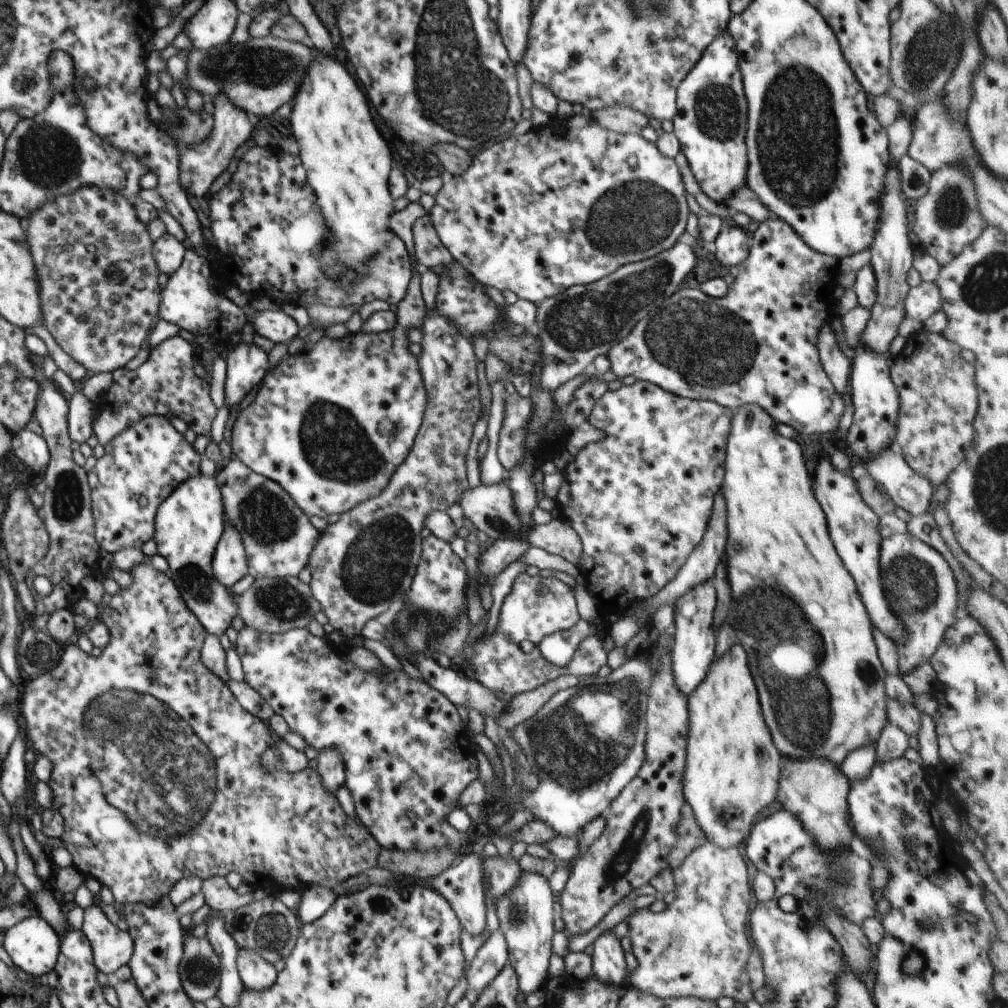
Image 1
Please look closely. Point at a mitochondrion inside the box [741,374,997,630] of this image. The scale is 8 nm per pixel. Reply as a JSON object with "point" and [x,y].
{"point":[907,572]}

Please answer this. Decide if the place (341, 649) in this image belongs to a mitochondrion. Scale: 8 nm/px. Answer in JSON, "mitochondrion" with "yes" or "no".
{"mitochondrion":"no"}

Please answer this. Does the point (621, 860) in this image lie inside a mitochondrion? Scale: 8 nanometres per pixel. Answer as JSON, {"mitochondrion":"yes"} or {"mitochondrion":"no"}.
{"mitochondrion":"yes"}

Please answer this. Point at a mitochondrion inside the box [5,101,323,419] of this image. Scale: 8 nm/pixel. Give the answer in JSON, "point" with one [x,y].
{"point":[48,155]}

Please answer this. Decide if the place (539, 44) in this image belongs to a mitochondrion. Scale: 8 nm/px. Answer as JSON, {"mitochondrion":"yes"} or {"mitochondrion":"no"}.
{"mitochondrion":"no"}

